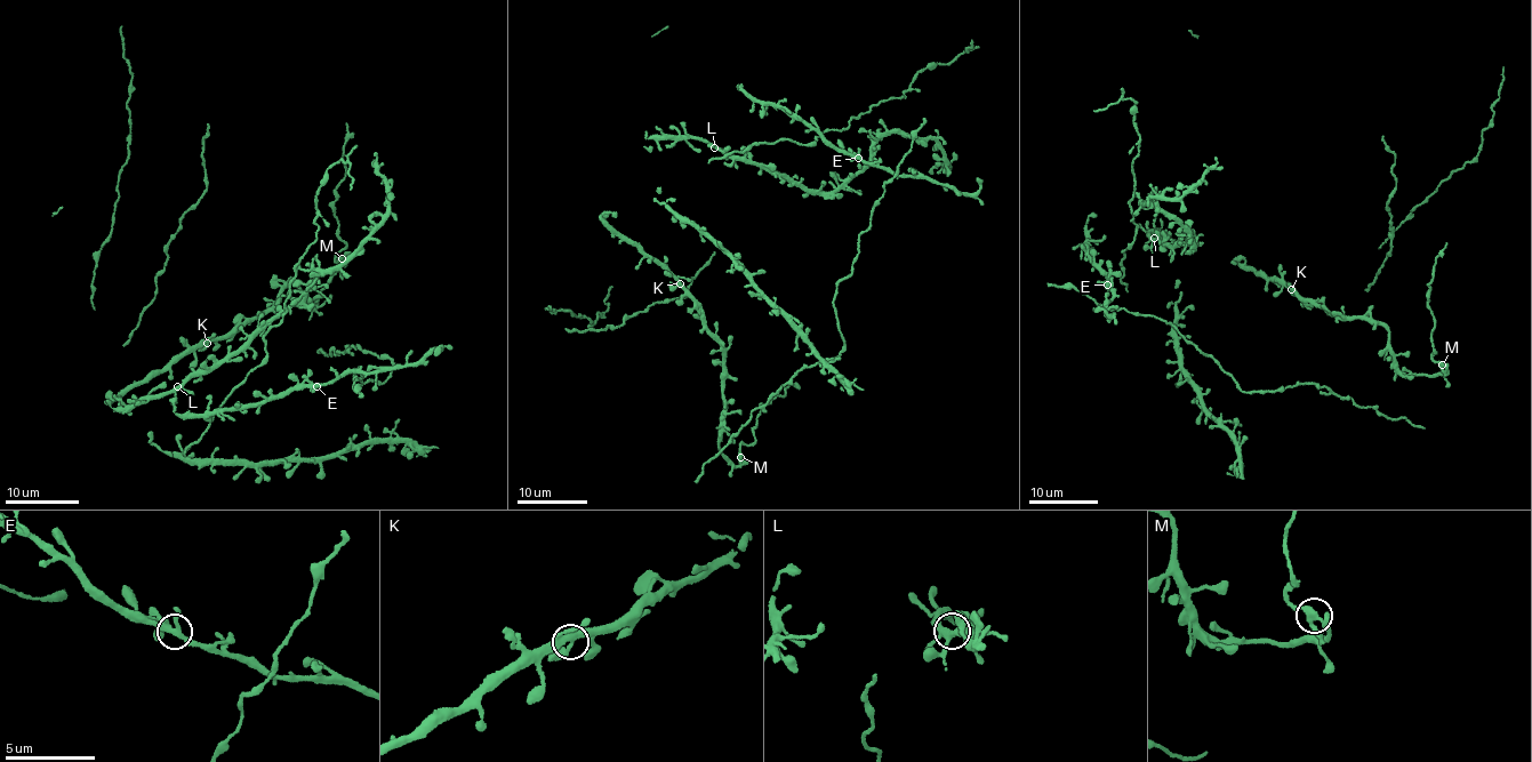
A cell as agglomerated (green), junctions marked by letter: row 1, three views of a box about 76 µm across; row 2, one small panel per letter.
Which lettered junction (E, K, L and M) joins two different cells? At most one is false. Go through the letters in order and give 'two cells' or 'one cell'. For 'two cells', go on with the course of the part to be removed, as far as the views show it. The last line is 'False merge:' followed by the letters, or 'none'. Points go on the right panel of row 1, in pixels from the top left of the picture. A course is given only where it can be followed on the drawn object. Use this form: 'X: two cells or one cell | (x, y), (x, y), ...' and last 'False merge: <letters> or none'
E: one cell
K: one cell
L: one cell
M: two cells | (1442, 365), (1432, 355), (1436, 353), (1428, 299), (1435, 257), (1448, 243)
False merge: M

